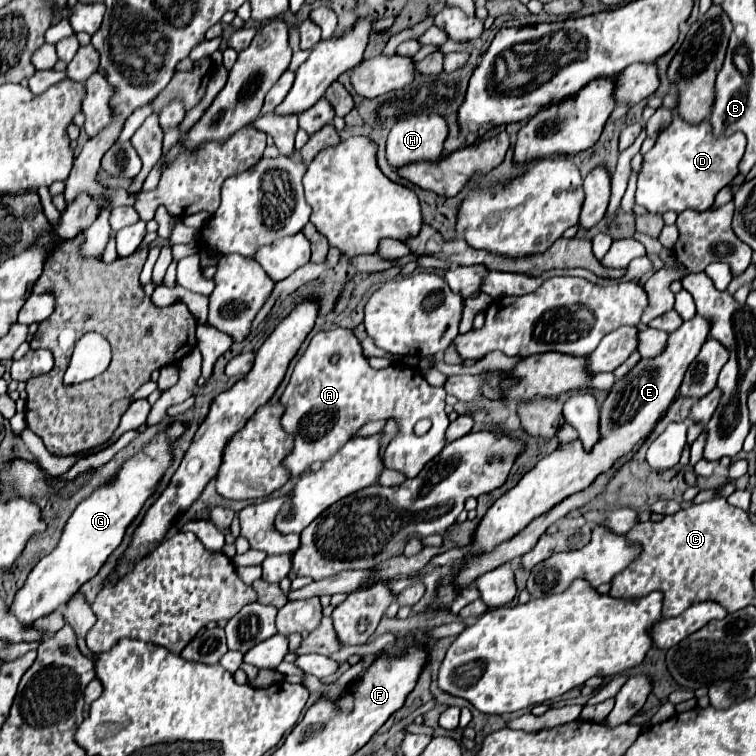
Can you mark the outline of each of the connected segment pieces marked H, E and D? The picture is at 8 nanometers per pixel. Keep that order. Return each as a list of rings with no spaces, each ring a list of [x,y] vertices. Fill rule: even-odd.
[[[419,113],[401,119],[387,137],[387,161],[393,169],[415,161],[435,161],[441,157],[447,135],[449,127],[441,115]]]
[[[695,315],[693,319],[685,321],[675,333],[669,335],[667,345],[661,355],[653,359],[641,359],[623,379],[617,379],[609,389],[609,395],[601,403],[599,415],[599,441],[591,451],[585,451],[581,441],[575,439],[573,443],[561,445],[551,455],[543,457],[529,473],[521,477],[521,481],[507,491],[501,499],[493,503],[487,515],[481,519],[475,539],[469,545],[475,553],[489,551],[499,543],[517,535],[523,527],[527,527],[535,517],[551,511],[557,503],[587,489],[599,475],[607,473],[619,459],[629,457],[637,445],[655,429],[661,415],[669,409],[671,401],[675,399],[683,375],[691,361],[701,351],[701,345],[707,341],[711,329],[711,321]]]
[[[673,113],[673,123],[661,131],[655,147],[643,157],[643,169],[637,181],[637,205],[659,215],[667,211],[681,213],[685,209],[707,211],[713,205],[715,195],[737,177],[743,151],[743,133],[715,137],[709,121],[691,125],[683,121],[679,113]]]

